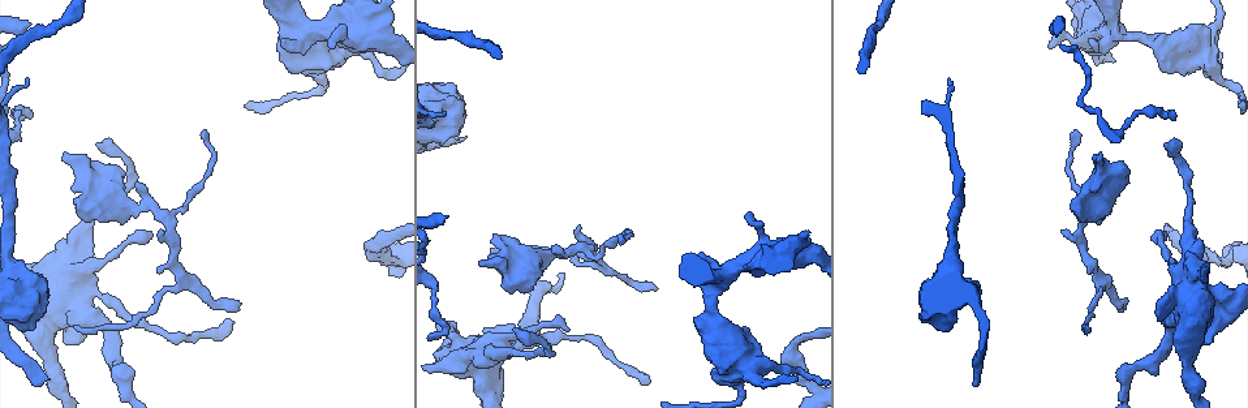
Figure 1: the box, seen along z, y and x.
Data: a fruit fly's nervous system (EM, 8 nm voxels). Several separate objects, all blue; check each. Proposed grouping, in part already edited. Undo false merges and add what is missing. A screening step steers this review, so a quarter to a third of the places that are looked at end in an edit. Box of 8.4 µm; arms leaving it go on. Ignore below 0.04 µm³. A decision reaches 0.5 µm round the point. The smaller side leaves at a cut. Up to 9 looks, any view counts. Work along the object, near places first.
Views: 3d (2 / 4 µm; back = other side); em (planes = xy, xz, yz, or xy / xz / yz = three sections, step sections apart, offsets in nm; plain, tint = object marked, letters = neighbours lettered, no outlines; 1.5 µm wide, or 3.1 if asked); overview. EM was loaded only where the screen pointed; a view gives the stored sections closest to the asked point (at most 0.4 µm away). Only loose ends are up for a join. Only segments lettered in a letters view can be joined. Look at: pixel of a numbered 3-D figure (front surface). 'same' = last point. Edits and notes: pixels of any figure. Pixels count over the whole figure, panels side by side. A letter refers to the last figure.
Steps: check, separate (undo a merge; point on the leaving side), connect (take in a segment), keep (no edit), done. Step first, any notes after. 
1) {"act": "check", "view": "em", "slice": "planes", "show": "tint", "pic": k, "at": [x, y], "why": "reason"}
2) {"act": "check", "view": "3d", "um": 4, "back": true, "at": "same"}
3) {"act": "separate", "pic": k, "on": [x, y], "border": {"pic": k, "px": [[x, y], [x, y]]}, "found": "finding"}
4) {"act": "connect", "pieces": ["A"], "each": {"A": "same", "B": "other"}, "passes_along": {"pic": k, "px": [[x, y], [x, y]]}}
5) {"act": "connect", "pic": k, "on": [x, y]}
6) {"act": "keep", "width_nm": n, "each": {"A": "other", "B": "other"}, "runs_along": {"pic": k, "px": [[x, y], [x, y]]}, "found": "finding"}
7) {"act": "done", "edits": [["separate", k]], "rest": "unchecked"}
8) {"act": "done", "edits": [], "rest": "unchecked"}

{"act": "check", "view": "em", "slice": "yz", "step": 4, "show": "letters", "pic": 1, "at": [1073, 132], "why": "thin end"}

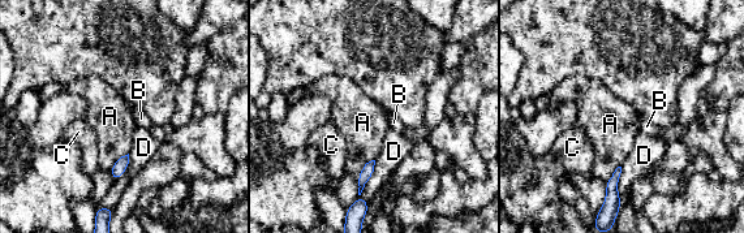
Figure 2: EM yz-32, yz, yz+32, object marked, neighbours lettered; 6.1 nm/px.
{"act": "keep", "each": {"A": "other", "B": "other", "C": "other", "D": "other"}, "border": {"pic": 2, "px": [[374, 159], [364, 165], [357, 177]]}, "found": "none of them fits"}

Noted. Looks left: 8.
{"act": "check", "view": "3d", "um": 4, "pic": 1, "at": [976, 378], "why": "end of a long branch"}

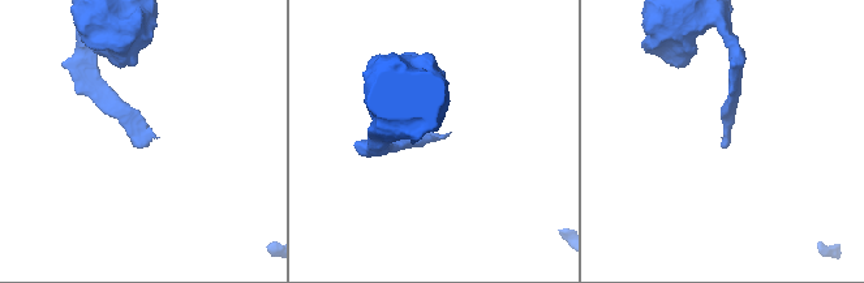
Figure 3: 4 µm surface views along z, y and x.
{"act": "check", "view": "em", "slice": "planes", "show": "letters", "pic": 3, "at": [724, 137]}

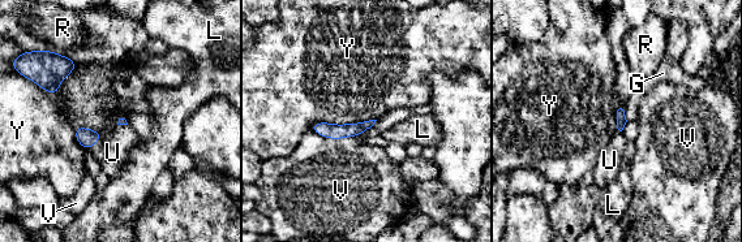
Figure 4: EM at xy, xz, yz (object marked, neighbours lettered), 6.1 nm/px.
{"act": "connect", "pic": 4, "on": [112, 152], "each": {"G": "other", "L": "other", "R": "other", "U": "same", "V": "other", "Y": "other"}, "passes_along": {"pic": 4, "px": [[86, 138], [93, 145], [112, 152]]}, "found": "it goes on there"}

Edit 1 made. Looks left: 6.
{"act": "check", "view": "overview"}

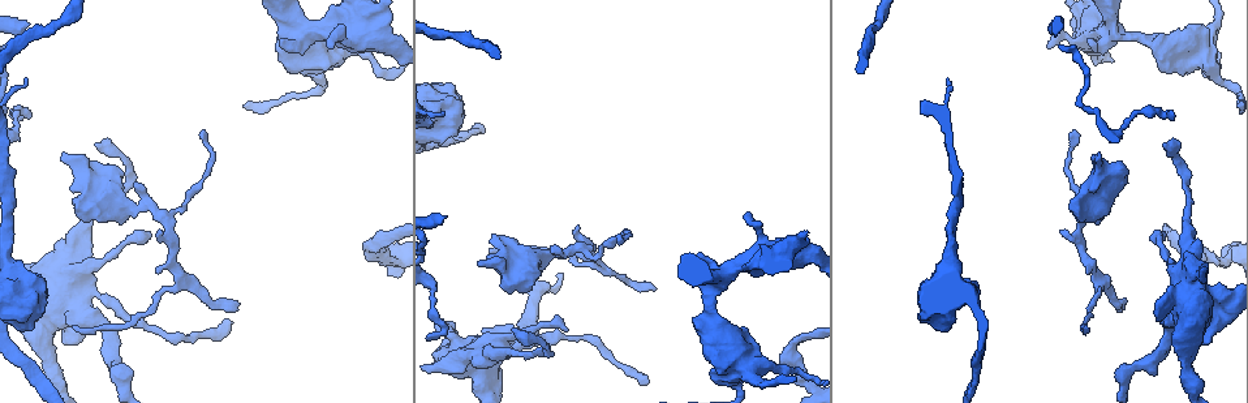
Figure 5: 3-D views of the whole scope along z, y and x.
{"act": "check", "view": "em", "slice": "planes", "show": "letters", "pic": 5, "at": [235, 310]}

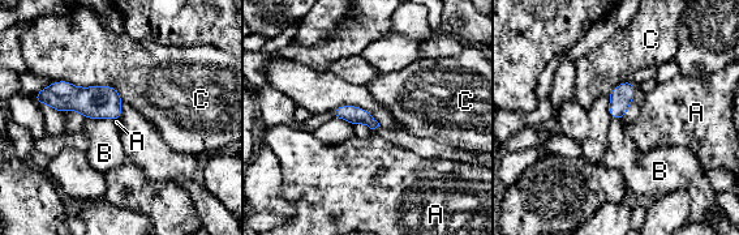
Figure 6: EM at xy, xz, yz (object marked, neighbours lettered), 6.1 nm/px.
{"act": "keep", "width_nm": 110, "each": {"A": "other", "B": "other", "C": "other"}, "border": {"pic": 6, "px": [[370, 128], [374, 129]]}, "found": "no lettered segment goes on from it"}

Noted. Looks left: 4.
{"act": "check", "view": "em", "slice": "planes", "show": "letters", "pic": 5, "at": [389, 257], "why": "calibre changes"}

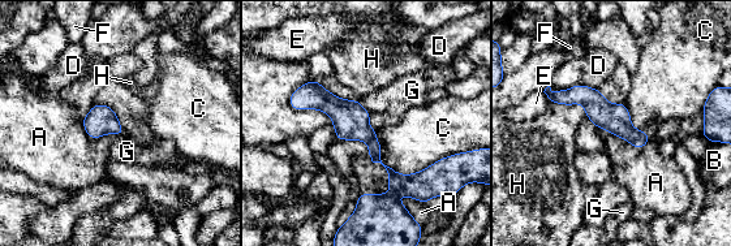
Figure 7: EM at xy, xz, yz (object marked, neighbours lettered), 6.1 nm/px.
{"act": "keep", "each": {"A": "other", "B": "other", "C": "other", "D": "other", "E": "other", "F": "other", "G": "other", "H": "other"}, "found": "continuous, no second cell"}

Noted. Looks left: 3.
{"act": "done", "edits": [["connect", 4]], "rest": "unchecked"}

